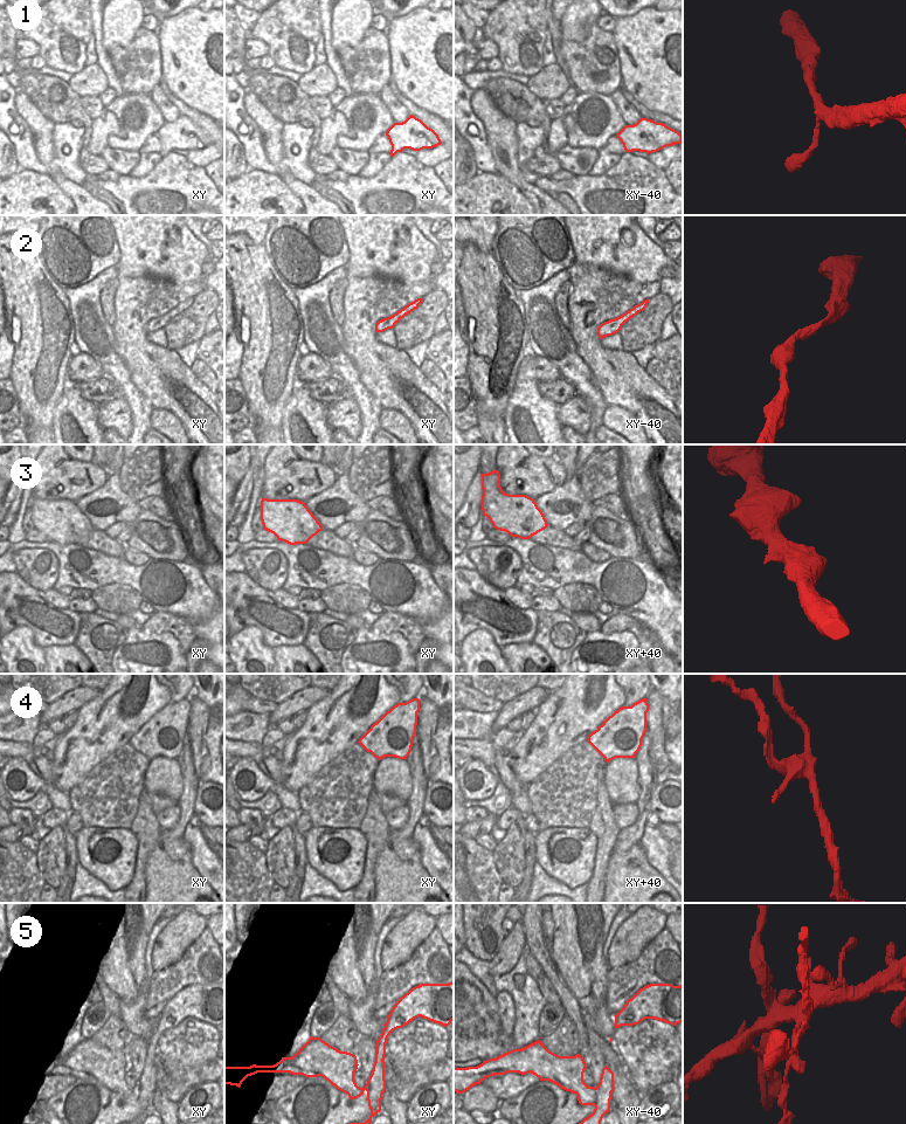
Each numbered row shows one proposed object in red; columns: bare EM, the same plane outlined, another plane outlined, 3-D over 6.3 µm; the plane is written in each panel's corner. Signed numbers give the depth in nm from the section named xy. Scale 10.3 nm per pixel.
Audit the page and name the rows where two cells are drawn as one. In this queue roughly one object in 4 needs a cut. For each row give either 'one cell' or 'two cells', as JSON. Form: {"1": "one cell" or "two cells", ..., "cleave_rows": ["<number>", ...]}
{"1": "one cell", "2": "one cell", "3": "one cell", "4": "two cells", "5": "two cells", "cleave_rows": ["4", "5"]}

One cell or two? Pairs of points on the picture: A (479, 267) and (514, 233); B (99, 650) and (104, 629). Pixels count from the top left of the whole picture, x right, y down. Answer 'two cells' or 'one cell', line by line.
A: two cells
B: one cell

